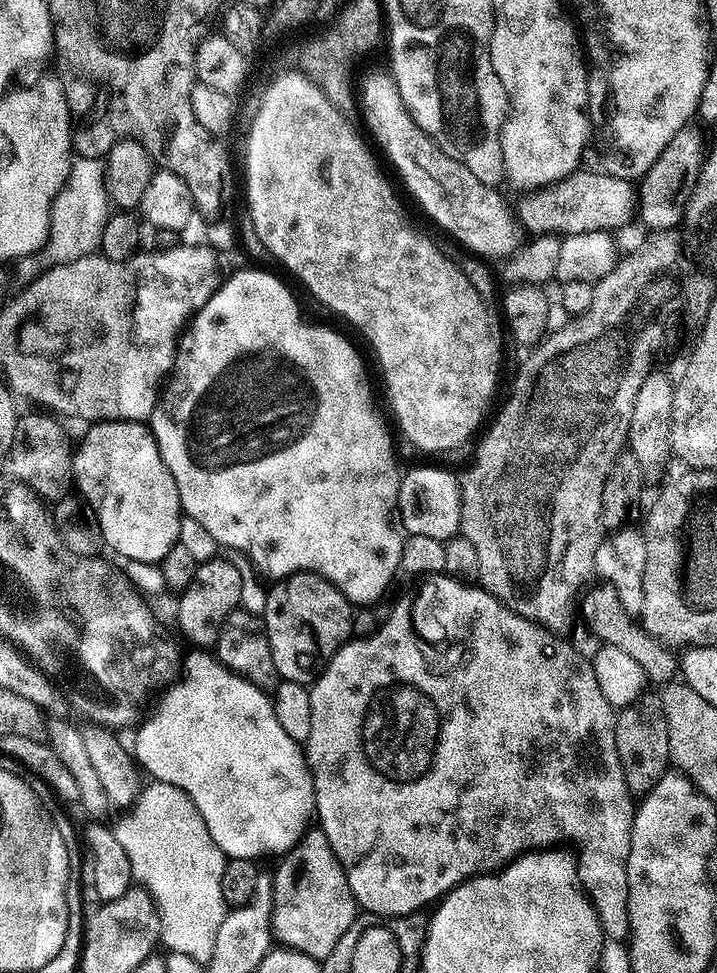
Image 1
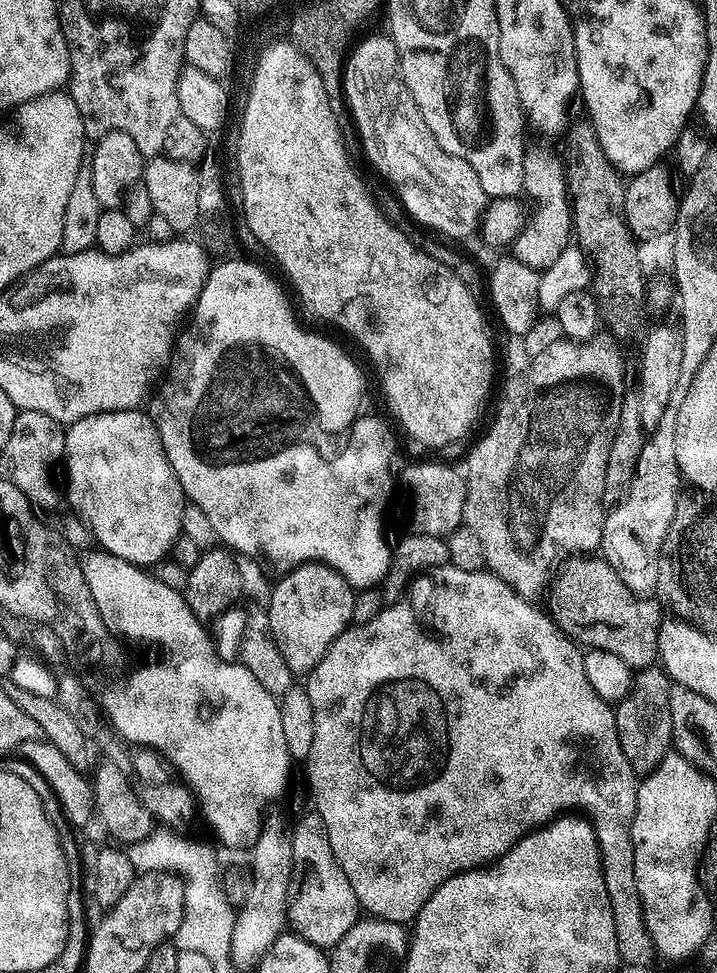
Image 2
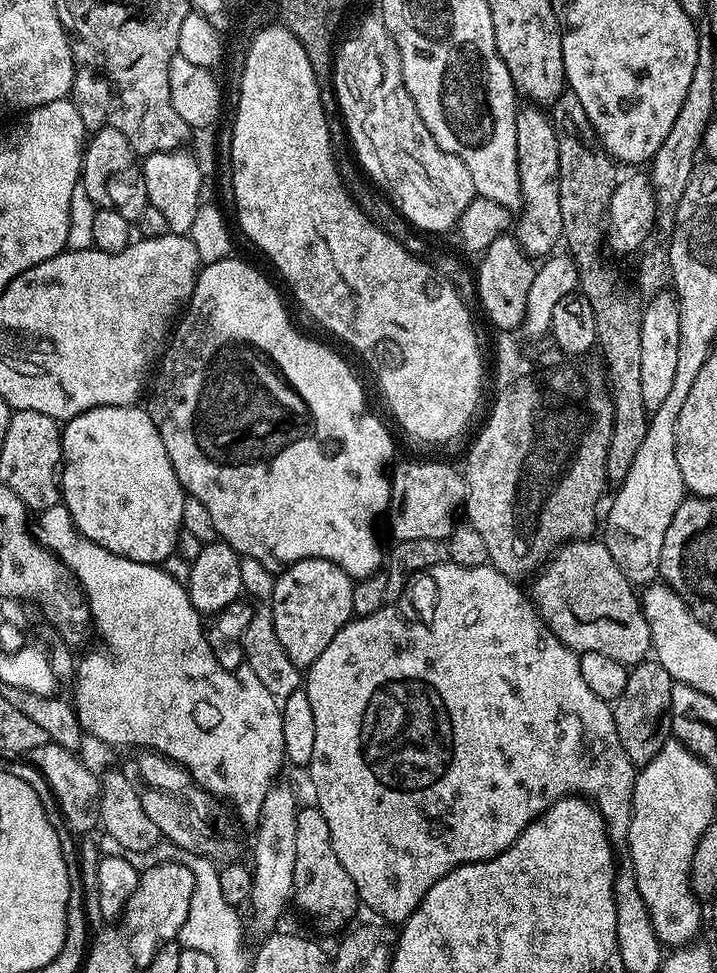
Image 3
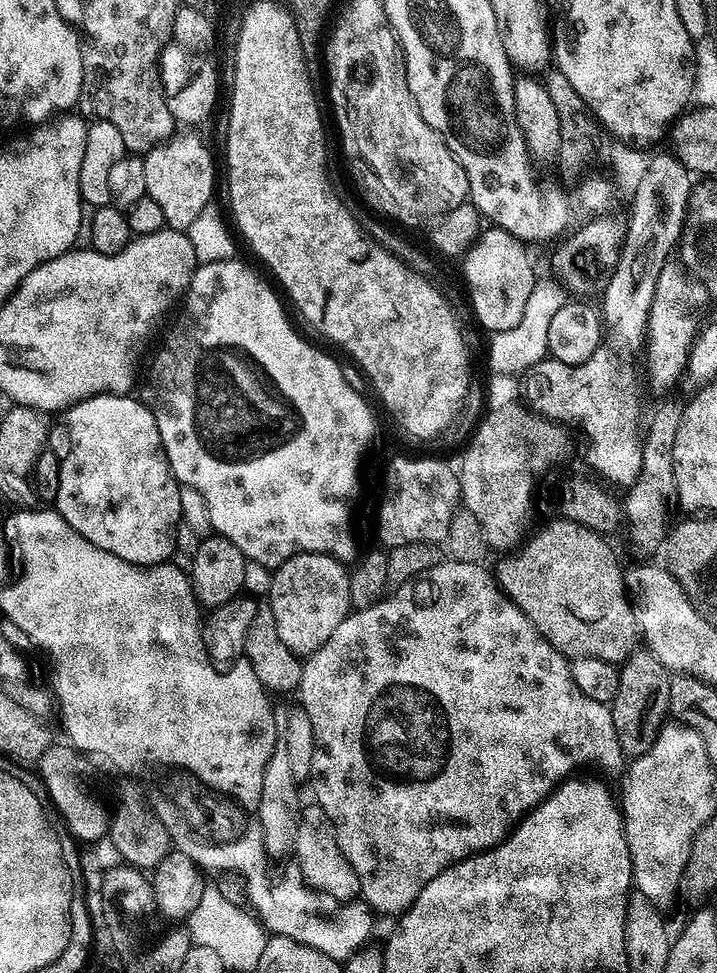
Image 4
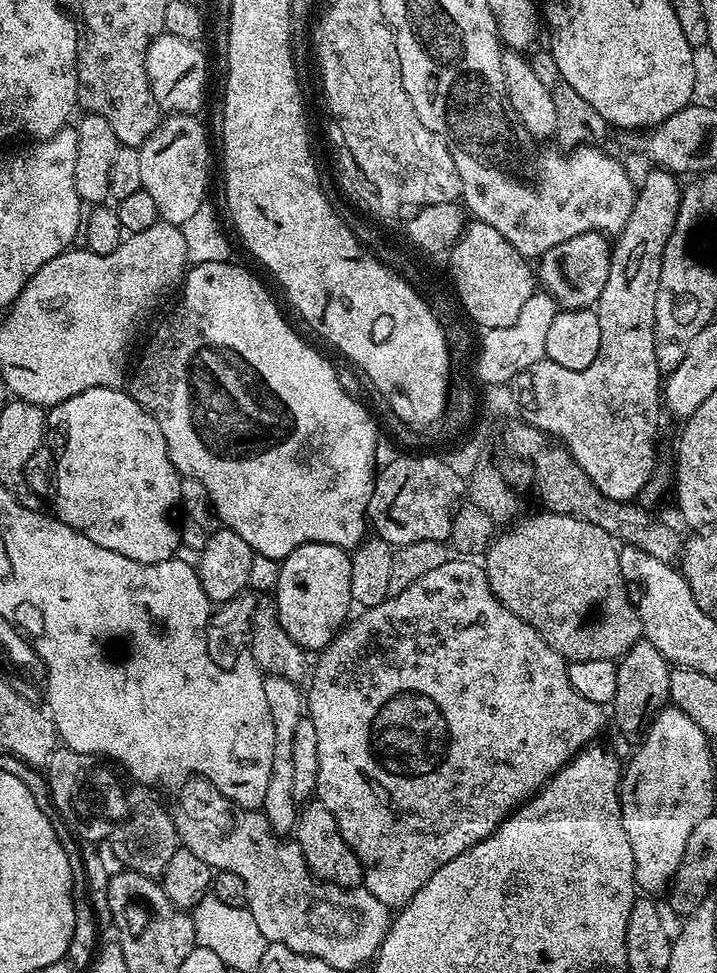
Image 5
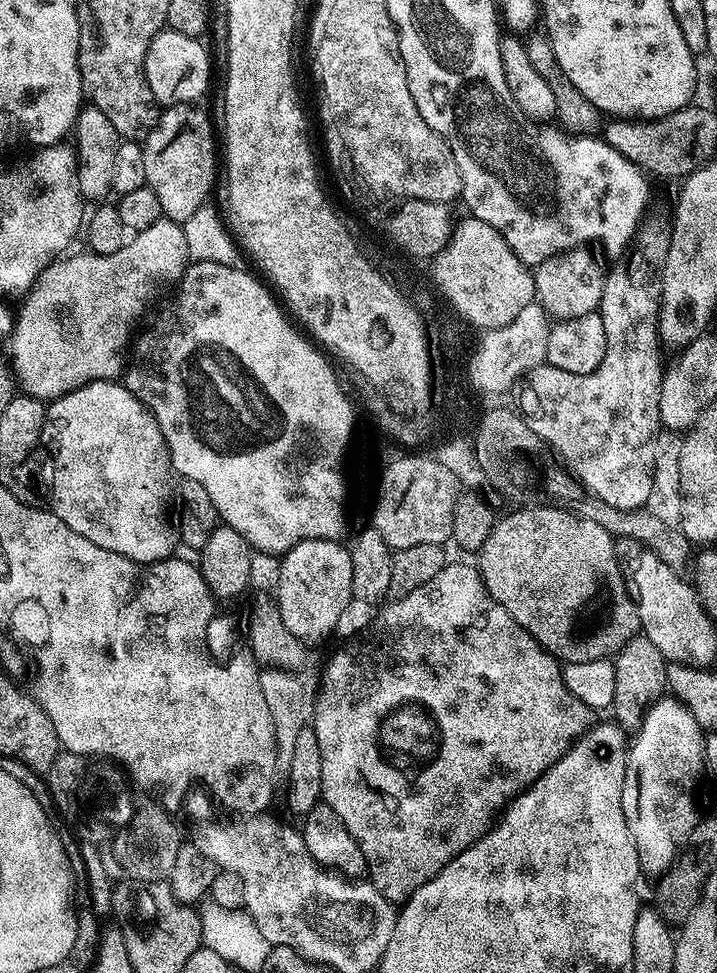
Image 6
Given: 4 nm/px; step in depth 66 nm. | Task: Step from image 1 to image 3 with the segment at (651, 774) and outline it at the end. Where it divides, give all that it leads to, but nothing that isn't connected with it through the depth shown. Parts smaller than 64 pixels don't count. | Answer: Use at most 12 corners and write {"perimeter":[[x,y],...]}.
{"perimeter":[[655,658],[631,665],[614,726],[632,764],[664,747],[673,683]]}

